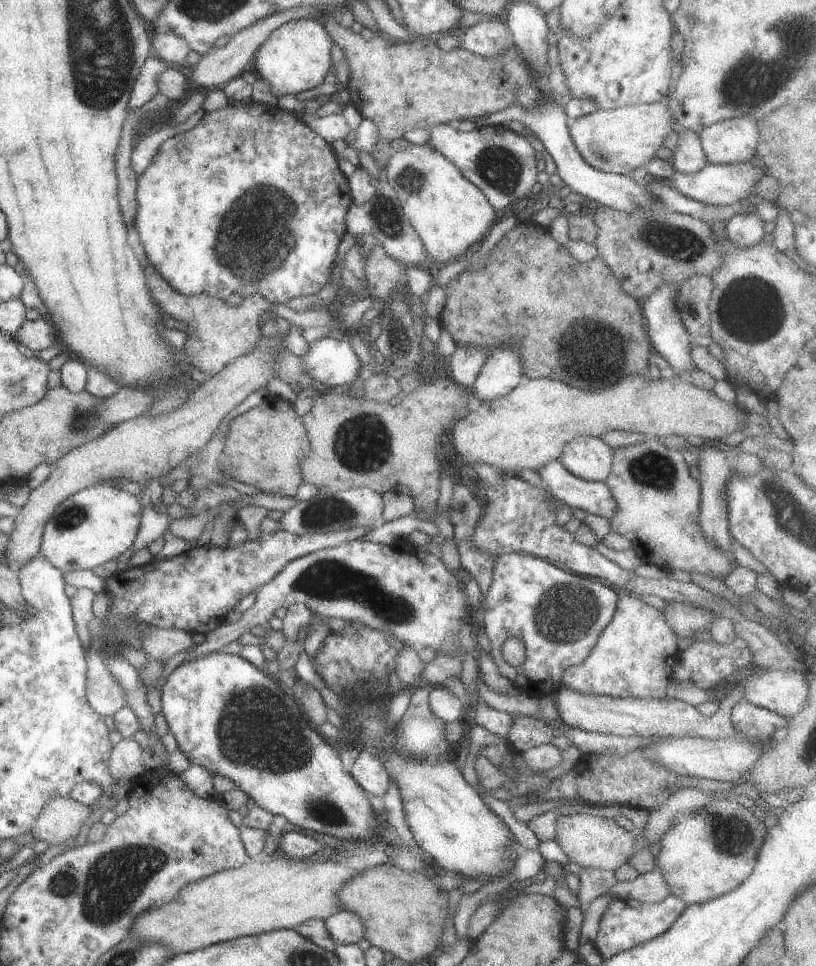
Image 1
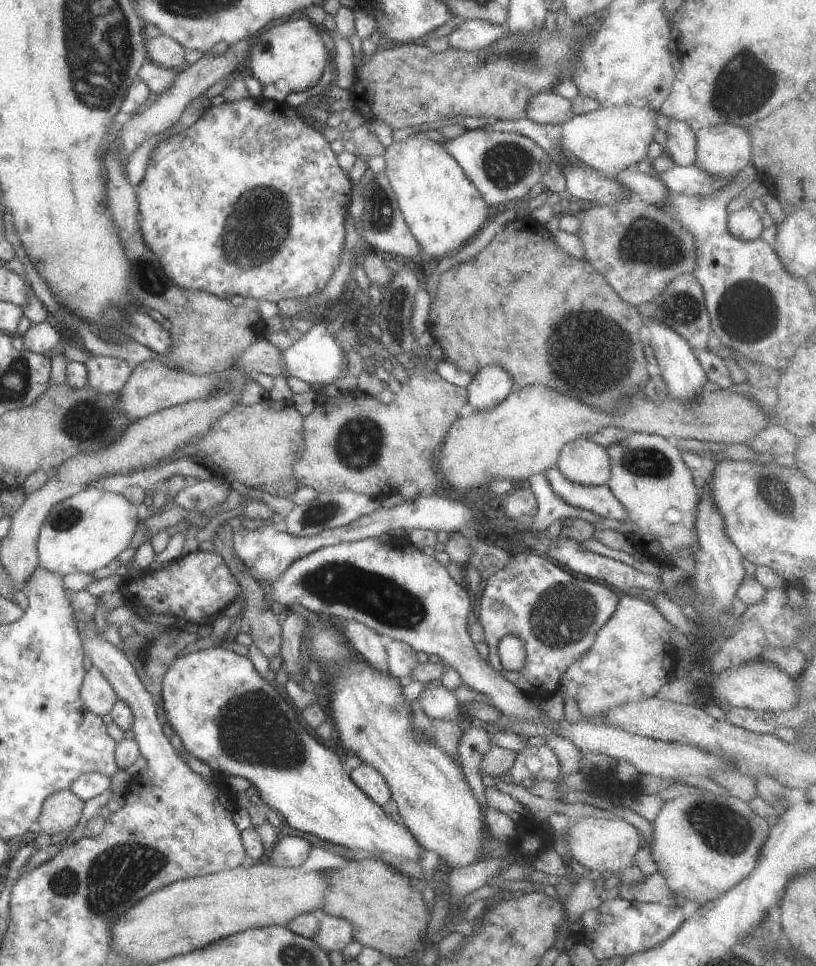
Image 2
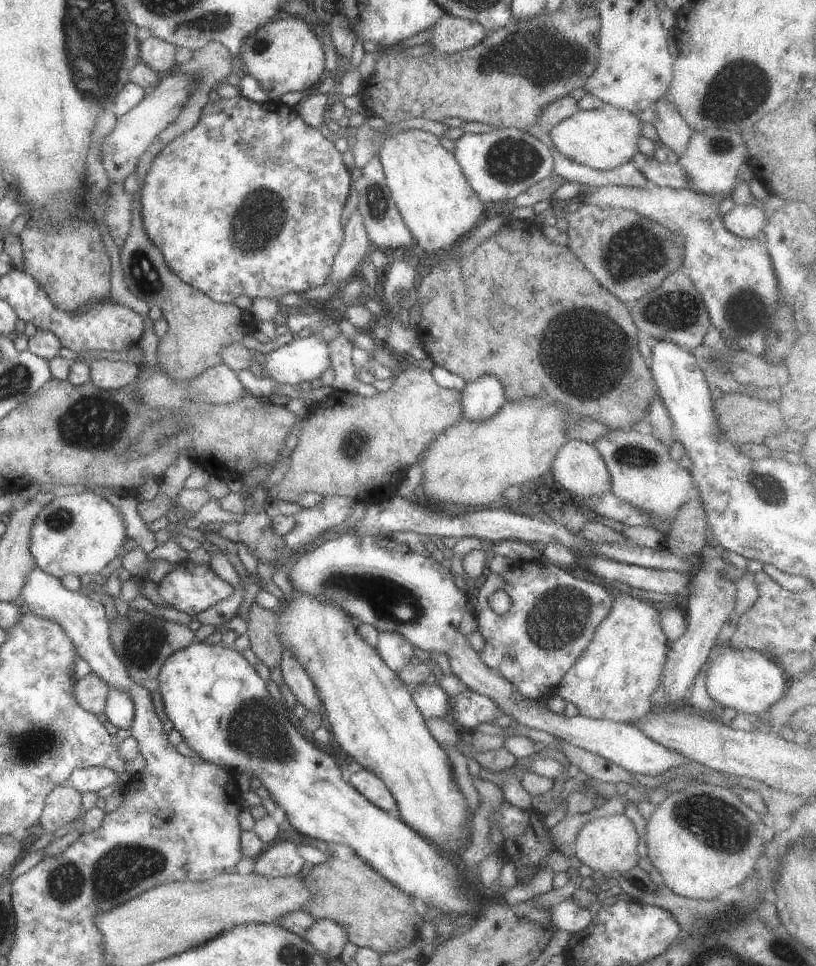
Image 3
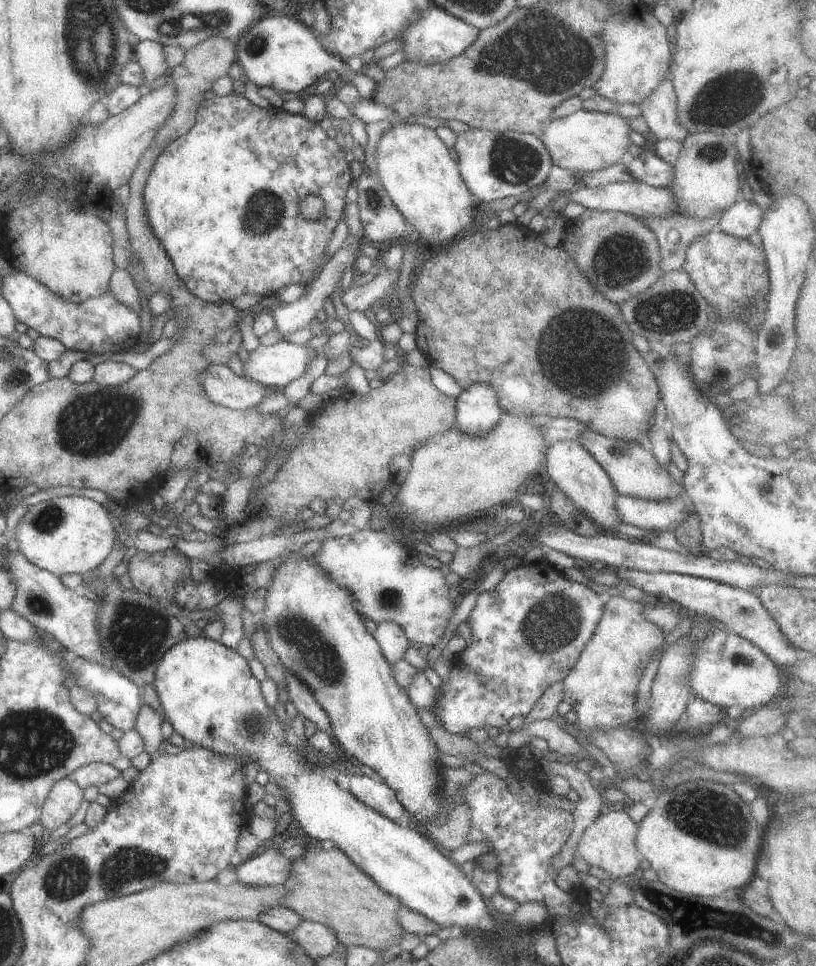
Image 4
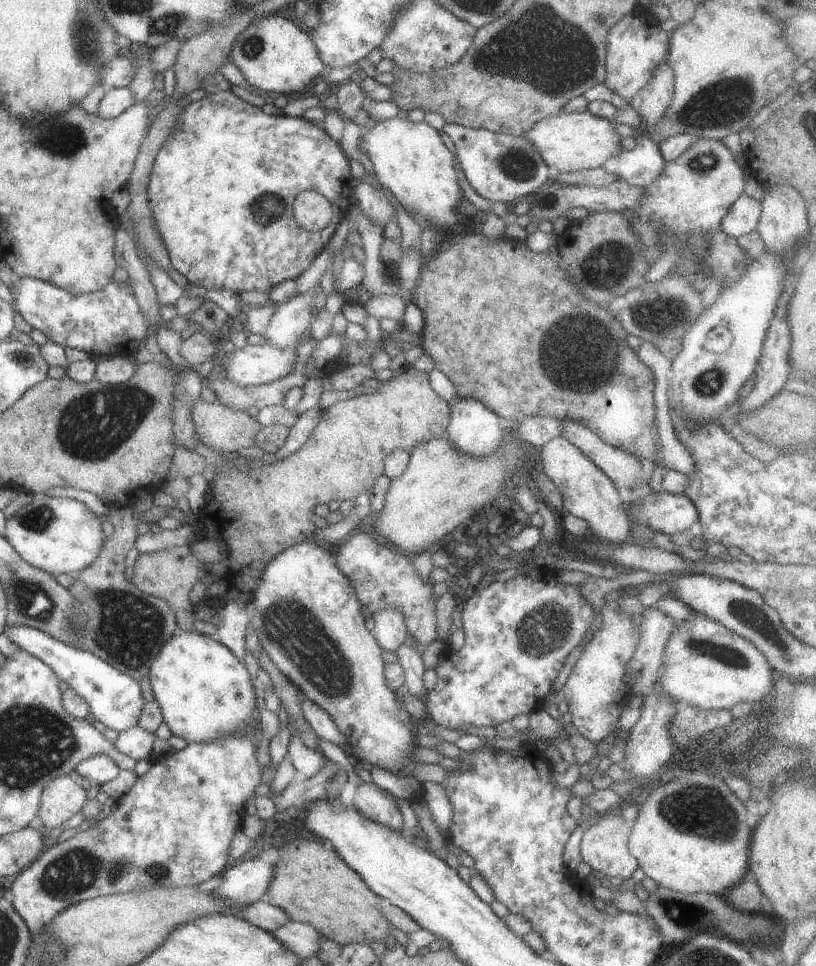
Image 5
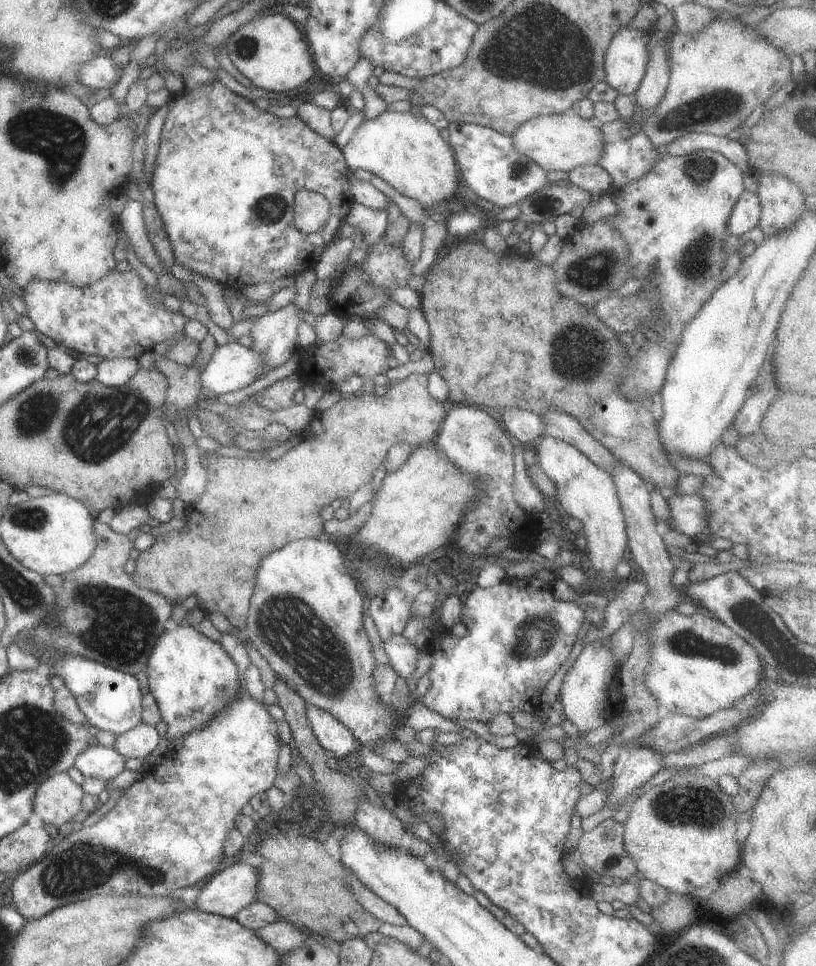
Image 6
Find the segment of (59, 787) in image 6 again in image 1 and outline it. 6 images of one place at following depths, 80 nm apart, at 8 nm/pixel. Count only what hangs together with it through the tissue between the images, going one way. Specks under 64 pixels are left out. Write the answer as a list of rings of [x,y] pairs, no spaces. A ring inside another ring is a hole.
[[[67,795],[51,797],[37,813],[29,830],[34,840],[45,840],[48,845],[61,844],[81,833],[83,820],[95,809],[95,805],[84,805]]]

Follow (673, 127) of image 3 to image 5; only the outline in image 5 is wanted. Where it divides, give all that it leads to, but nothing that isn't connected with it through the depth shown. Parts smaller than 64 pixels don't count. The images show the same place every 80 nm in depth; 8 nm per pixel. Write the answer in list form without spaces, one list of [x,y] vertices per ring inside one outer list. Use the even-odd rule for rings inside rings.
[[[661,62],[652,77],[628,101],[641,118],[643,129],[651,129],[665,114],[673,88],[673,73],[666,62]]]

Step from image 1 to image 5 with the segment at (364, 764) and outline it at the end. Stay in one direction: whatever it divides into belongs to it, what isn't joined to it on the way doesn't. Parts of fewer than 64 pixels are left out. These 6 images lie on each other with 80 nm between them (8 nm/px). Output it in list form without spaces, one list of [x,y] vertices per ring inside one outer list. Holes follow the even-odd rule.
[[[364,775],[362,782],[355,786],[351,807],[357,810],[367,820],[375,822],[377,826],[385,826],[401,834],[402,817],[395,799],[387,791],[378,788]]]

